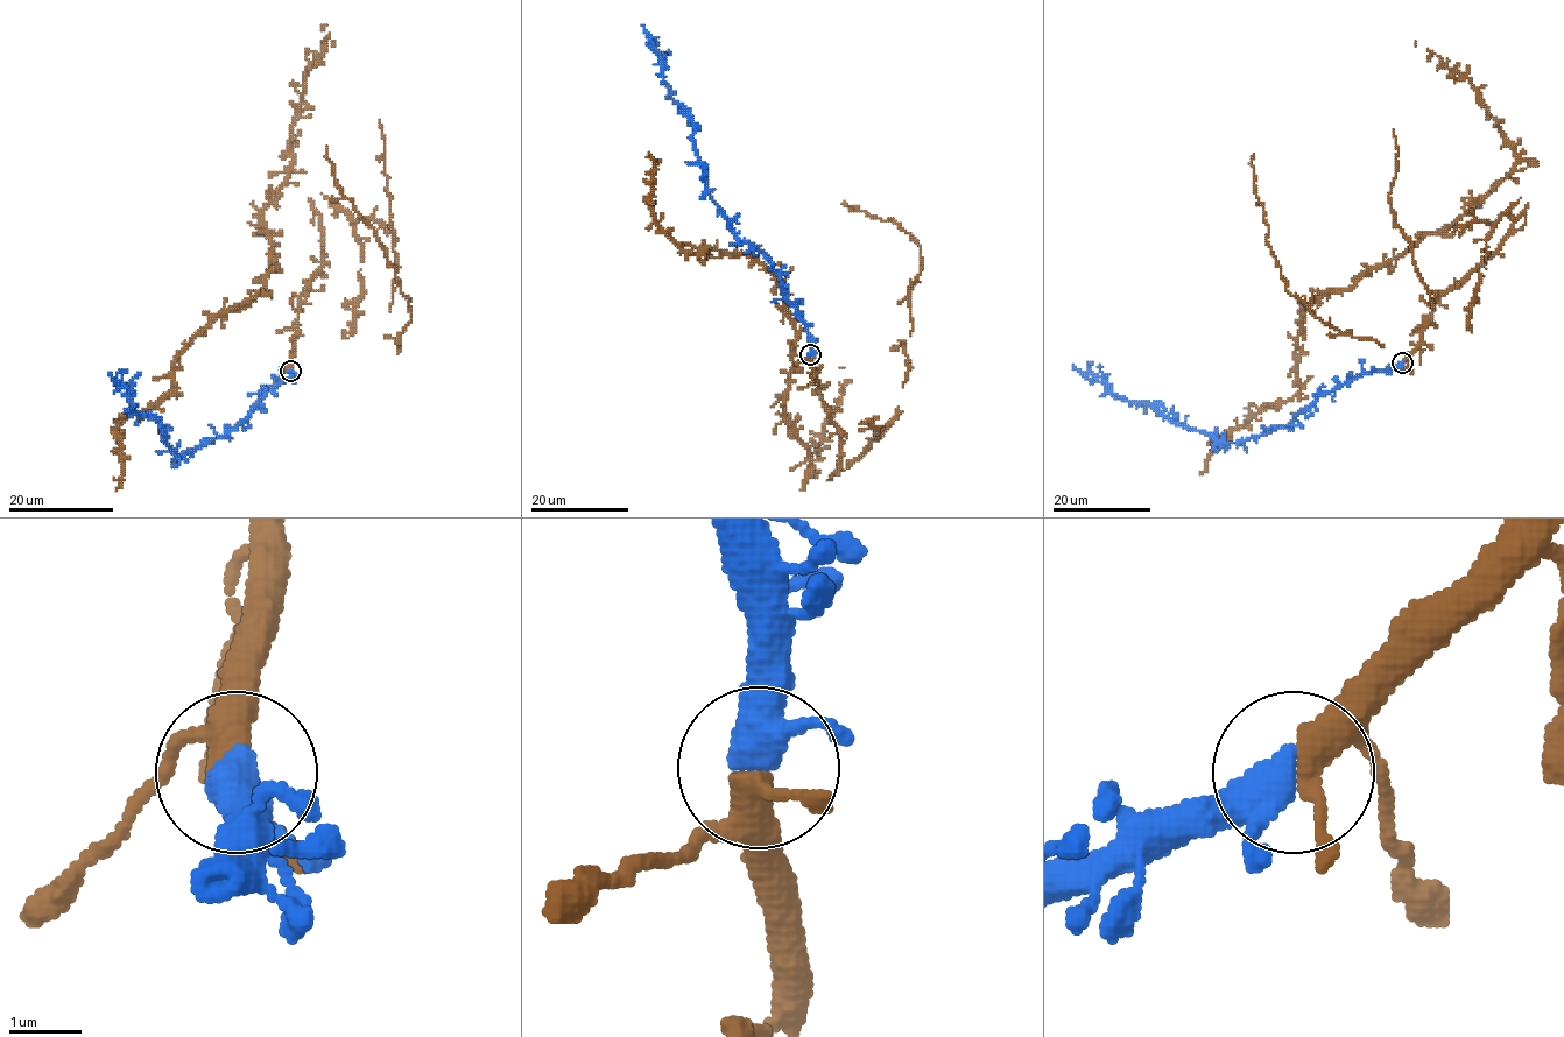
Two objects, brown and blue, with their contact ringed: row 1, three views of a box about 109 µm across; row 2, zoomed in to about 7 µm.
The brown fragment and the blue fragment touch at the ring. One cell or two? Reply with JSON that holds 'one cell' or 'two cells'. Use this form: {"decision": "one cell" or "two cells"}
{"decision": "one cell"}

